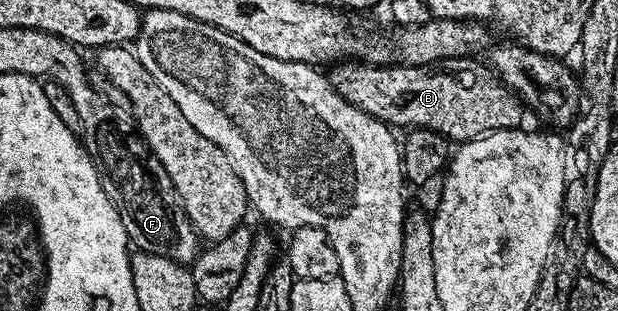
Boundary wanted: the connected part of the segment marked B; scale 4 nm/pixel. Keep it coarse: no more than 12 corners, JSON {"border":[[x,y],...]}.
{"border":[[475,56],[339,60],[331,87],[452,143],[515,128],[521,99]]}

